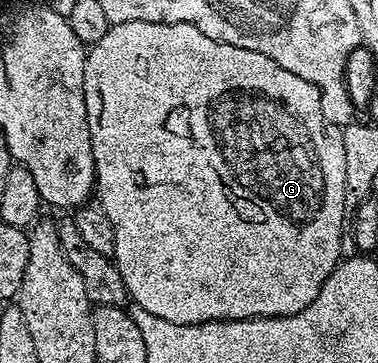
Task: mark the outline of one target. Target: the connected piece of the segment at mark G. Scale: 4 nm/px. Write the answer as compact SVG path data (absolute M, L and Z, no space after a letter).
M124 22L118 26L110 25L103 40L92 43L85 55L83 68L83 92L87 104L87 124L91 128L91 148L93 149L93 163L95 164L95 194L102 208L107 212L107 220L115 224L115 252L113 261L123 276L123 284L127 288L130 299L139 308L151 312L151 316L159 316L159 320L171 320L171 324L203 324L204 322L218 322L219 320L247 320L248 318L282 318L291 316L295 312L303 312L315 296L323 288L327 276L342 261L341 238L347 232L347 211L345 209L345 173L347 164L343 157L342 127L331 124L323 116L319 88L315 84L307 84L300 76L287 72L287 68L279 68L275 60L263 56L263 52L251 52L251 48L235 48L235 44L216 42L211 36L203 36L199 28L191 24L171 24L170 22Z

